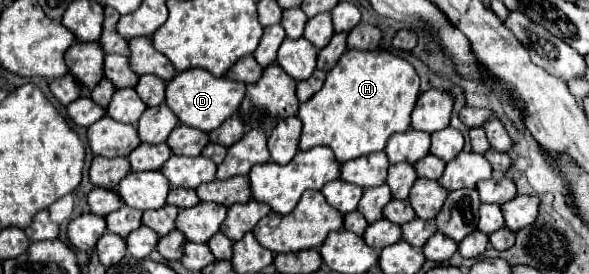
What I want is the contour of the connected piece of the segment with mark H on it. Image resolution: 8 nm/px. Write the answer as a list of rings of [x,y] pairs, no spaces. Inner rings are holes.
[[[384,49],[378,51],[346,51],[336,67],[326,75],[326,81],[318,93],[312,95],[306,103],[300,103],[298,119],[302,121],[302,137],[300,149],[312,149],[318,145],[326,145],[334,151],[338,163],[346,163],[350,159],[382,151],[390,135],[410,129],[410,113],[414,109],[416,97],[420,91],[420,79],[414,67],[392,55]]]

